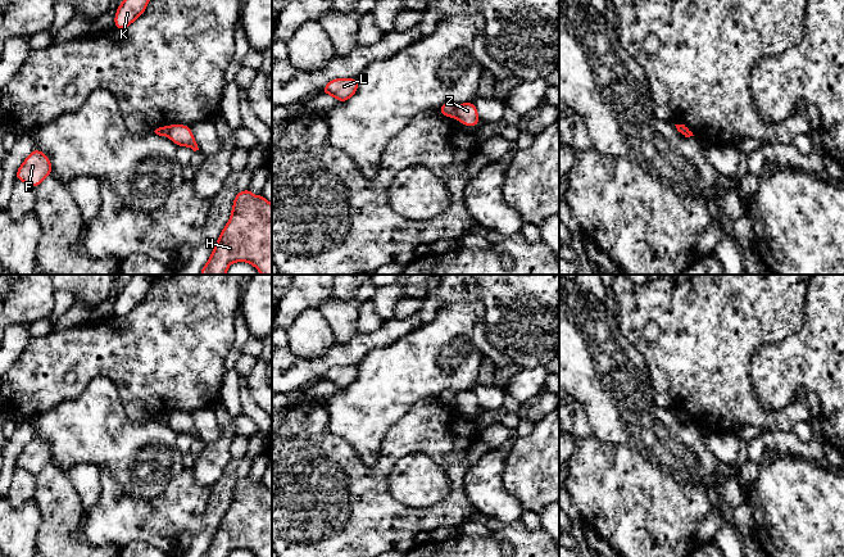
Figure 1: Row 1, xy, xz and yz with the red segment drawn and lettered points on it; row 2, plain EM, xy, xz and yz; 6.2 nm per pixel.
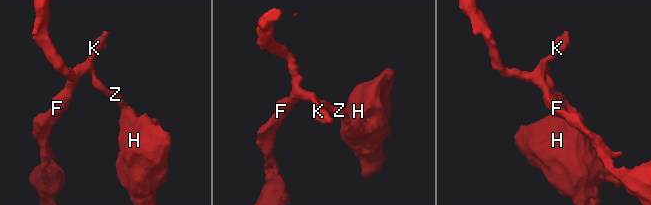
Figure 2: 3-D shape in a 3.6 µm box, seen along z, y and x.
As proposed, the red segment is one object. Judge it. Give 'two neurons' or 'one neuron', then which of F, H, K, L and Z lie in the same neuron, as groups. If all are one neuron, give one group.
two neurons | F K L / H Z

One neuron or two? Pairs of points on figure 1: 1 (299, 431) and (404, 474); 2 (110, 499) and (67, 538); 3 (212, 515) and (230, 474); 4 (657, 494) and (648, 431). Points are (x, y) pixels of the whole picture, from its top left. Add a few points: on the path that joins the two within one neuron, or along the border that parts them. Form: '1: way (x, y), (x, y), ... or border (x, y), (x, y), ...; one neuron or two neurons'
1: border (418, 452), (393, 467), (393, 498); two neurons
2: border (84, 514), (82, 535), (90, 543); two neurons
3: way (218, 505), (226, 484); one neuron
4: border (630, 445), (677, 483); two neurons

